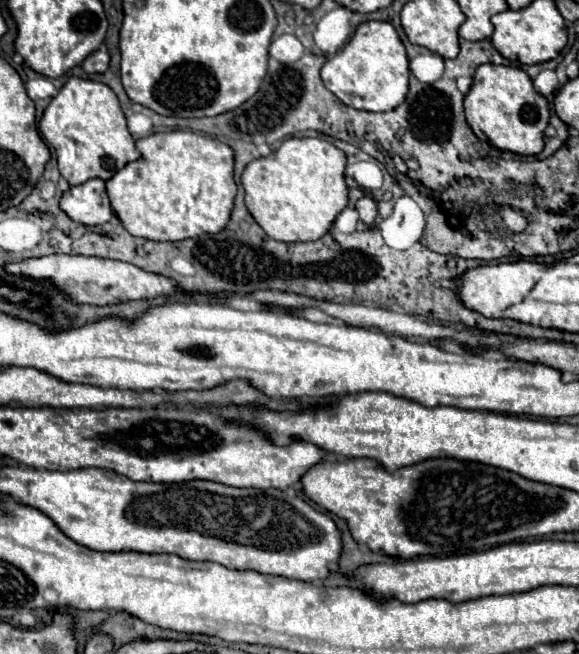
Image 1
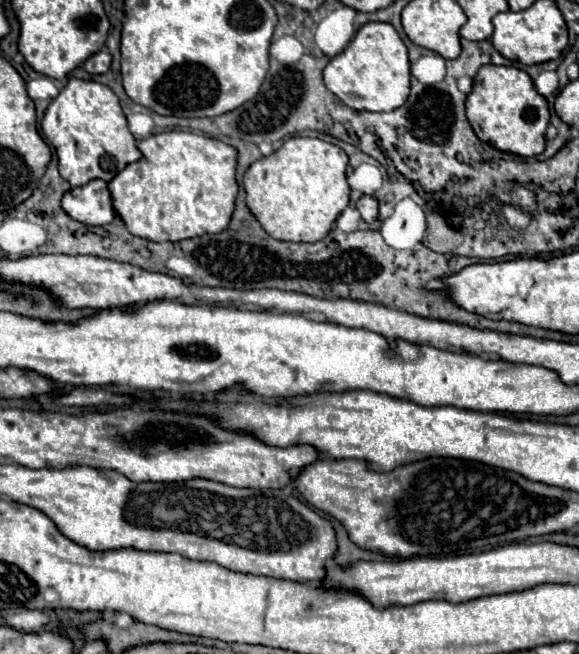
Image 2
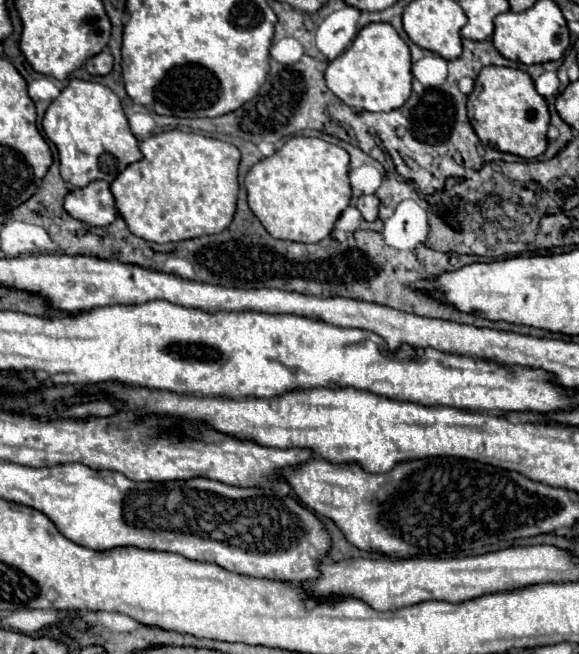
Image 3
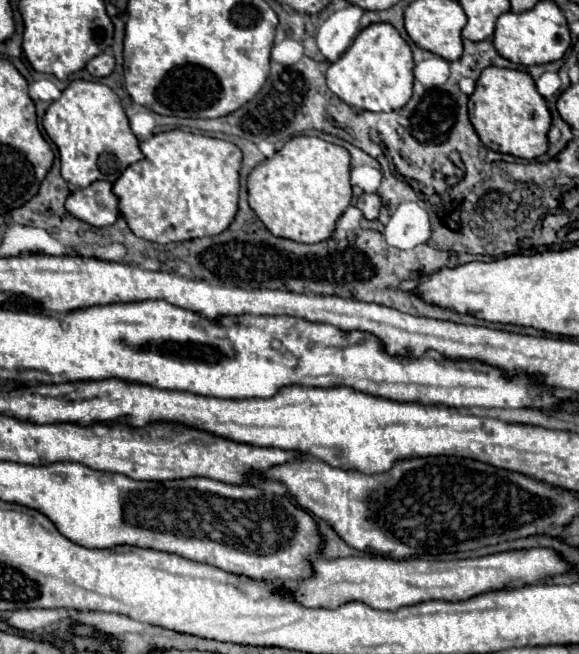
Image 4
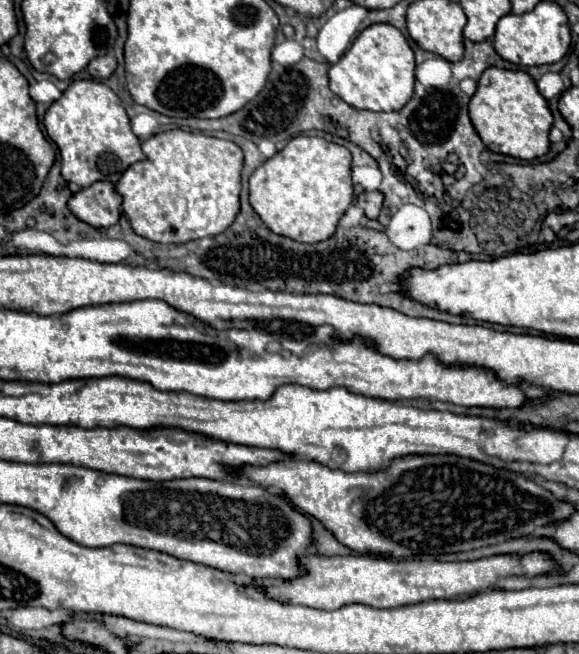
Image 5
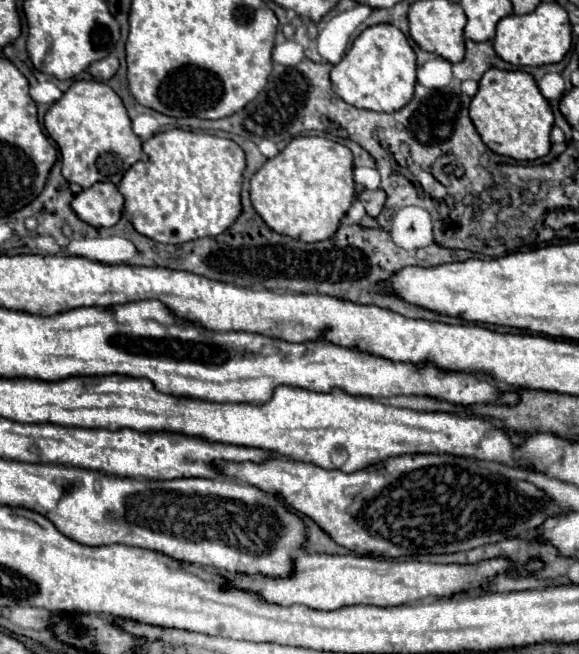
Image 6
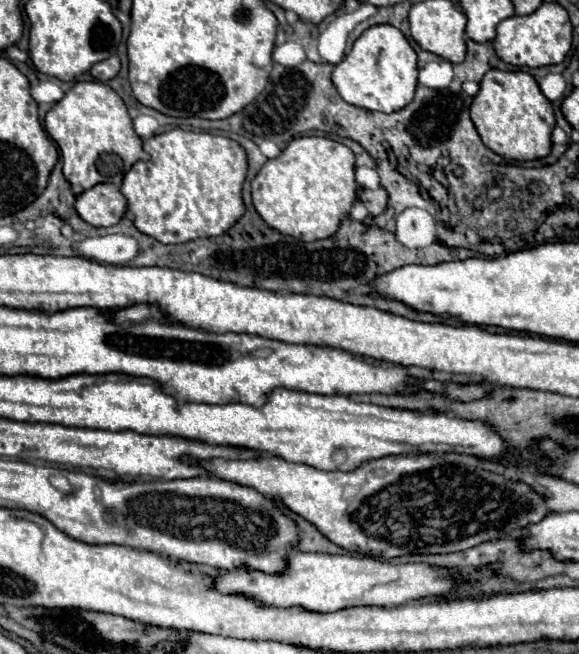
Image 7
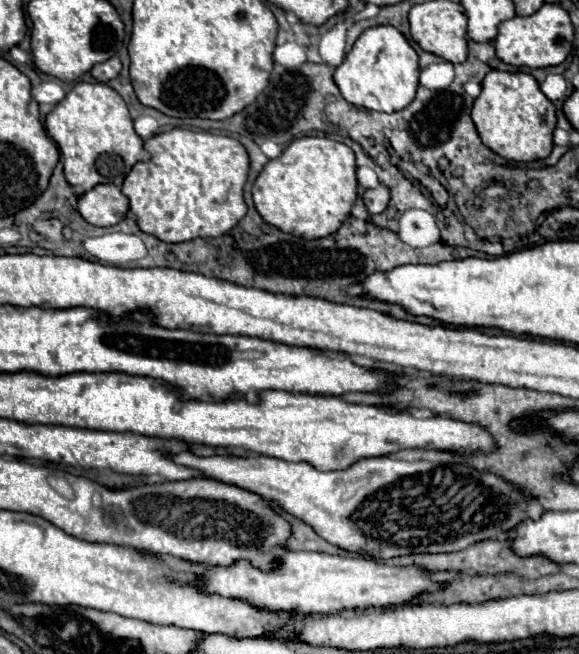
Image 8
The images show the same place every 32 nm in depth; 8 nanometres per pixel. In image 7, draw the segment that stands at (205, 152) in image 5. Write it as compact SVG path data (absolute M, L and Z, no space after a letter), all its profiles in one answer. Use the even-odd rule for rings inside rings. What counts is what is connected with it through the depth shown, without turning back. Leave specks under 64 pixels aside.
M174 128L144 142L150 162L136 162L124 176L122 194L142 234L164 244L212 238L232 228L246 212L242 184L248 172L244 148L226 136Z

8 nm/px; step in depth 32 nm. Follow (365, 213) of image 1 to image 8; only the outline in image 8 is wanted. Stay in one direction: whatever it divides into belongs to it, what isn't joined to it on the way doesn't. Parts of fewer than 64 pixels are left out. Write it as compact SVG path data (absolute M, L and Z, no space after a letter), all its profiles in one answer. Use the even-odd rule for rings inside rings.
M378 184L376 188L364 192L364 204L366 204L368 212L372 212L372 214L384 212L388 202L390 202L390 190L384 184Z

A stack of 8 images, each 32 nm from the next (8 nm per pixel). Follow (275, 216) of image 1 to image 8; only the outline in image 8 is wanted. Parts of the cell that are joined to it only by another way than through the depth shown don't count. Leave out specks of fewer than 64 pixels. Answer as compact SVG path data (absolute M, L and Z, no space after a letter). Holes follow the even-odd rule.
M320 136L296 138L280 158L270 160L252 186L260 216L282 232L316 240L334 234L350 216L358 198L354 152L336 140Z

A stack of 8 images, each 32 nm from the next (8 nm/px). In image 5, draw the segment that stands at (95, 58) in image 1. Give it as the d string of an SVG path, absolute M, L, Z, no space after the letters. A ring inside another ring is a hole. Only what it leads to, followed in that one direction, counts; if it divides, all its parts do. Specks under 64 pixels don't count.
M106 54L106 56L100 56L96 60L92 60L92 64L88 64L88 72L96 78L96 80L106 80L110 78L110 74L116 70L118 62L112 54Z

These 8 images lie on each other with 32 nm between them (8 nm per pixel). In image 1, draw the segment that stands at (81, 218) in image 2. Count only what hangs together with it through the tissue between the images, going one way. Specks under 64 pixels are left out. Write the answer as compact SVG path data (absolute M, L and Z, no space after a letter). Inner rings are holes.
M92 178L80 186L72 186L62 194L60 208L76 222L86 226L98 226L114 216L104 180Z

